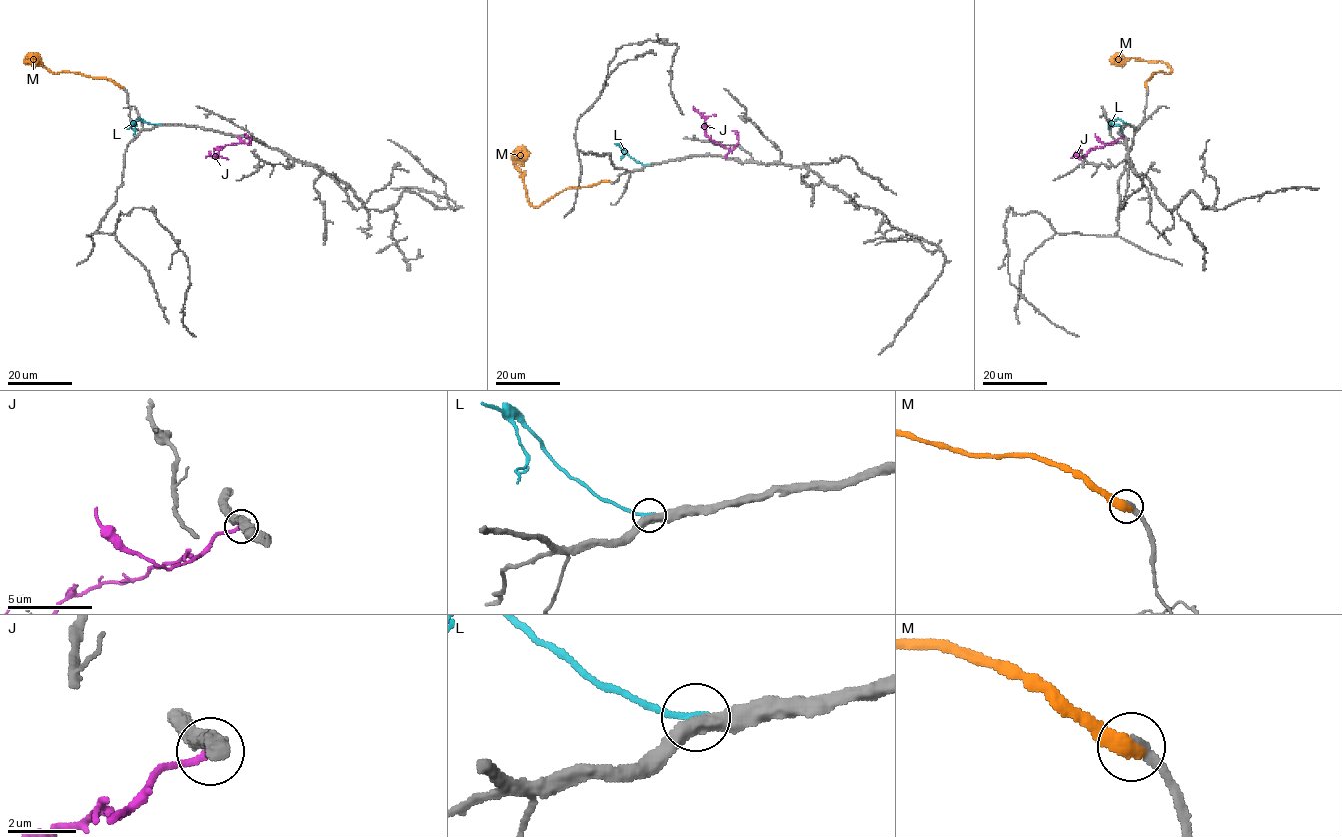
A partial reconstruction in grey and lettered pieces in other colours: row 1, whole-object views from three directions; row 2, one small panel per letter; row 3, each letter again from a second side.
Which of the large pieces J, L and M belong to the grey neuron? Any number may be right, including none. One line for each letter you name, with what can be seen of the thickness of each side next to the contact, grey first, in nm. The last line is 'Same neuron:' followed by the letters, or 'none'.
L: 420/180 nm
Same neuron: L

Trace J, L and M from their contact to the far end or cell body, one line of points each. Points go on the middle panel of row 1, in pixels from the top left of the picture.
J: (726, 158), (730, 150), (705, 135), (705, 118), (693, 106)
L: (646, 165), (635, 161), (621, 146), (621, 159)
M: (610, 181), (564, 189), (534, 206), (527, 196), (523, 175), (515, 162), (527, 150)

